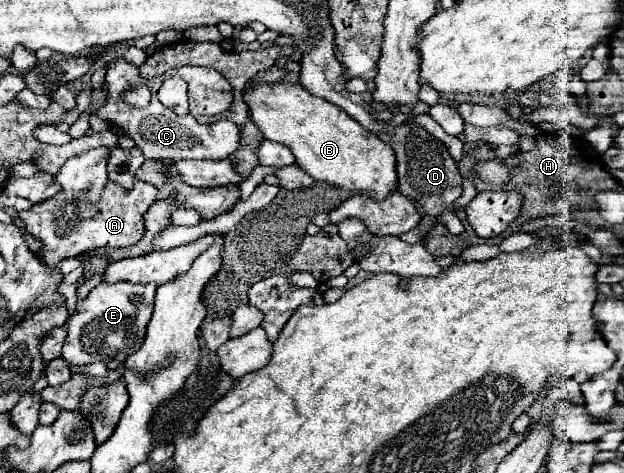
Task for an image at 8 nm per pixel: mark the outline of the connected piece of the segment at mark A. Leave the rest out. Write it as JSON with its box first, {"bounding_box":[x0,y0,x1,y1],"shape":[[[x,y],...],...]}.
{"bounding_box":[19,180,155,268],"shape":[[[135,180],[131,190],[125,190],[115,182],[107,182],[101,200],[95,206],[79,202],[73,194],[59,192],[47,202],[19,212],[19,218],[23,220],[25,230],[43,242],[43,262],[49,268],[55,268],[63,258],[75,258],[85,248],[127,248],[139,242],[143,236],[143,214],[155,202],[155,196],[155,186],[141,180]]]}

